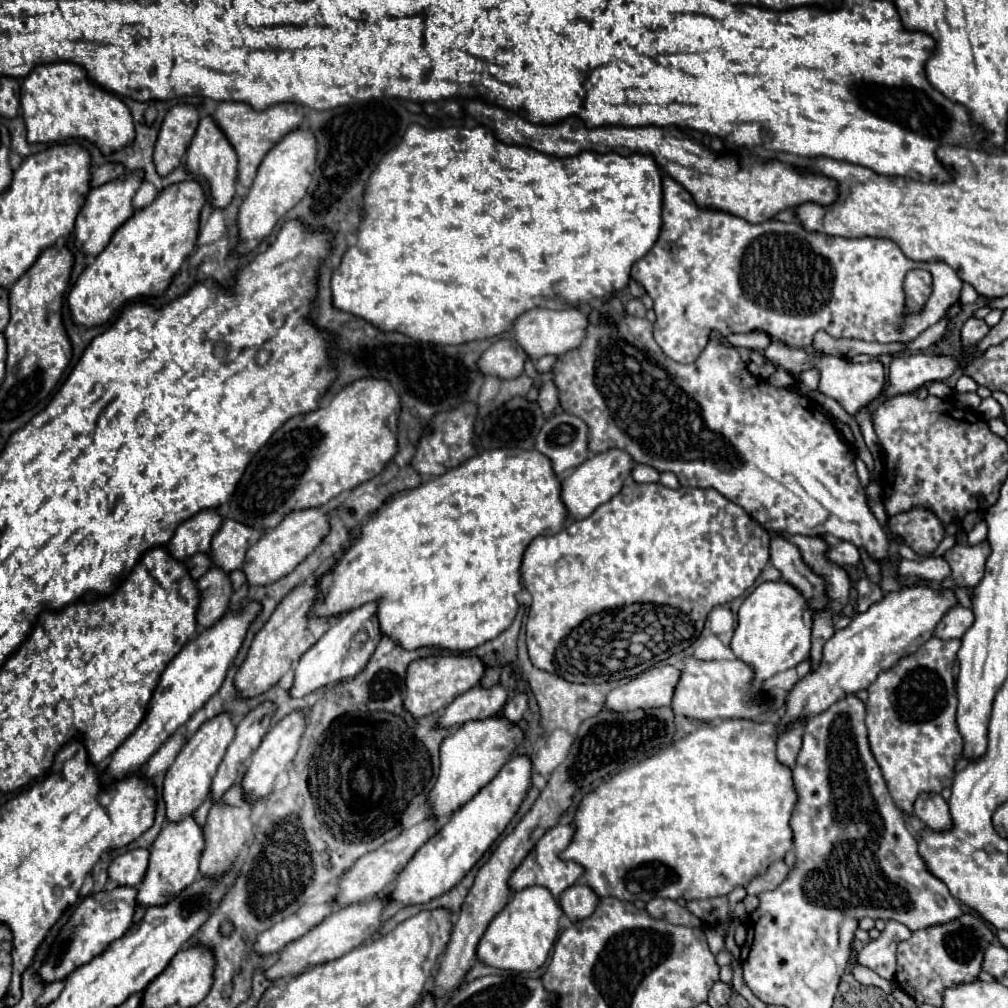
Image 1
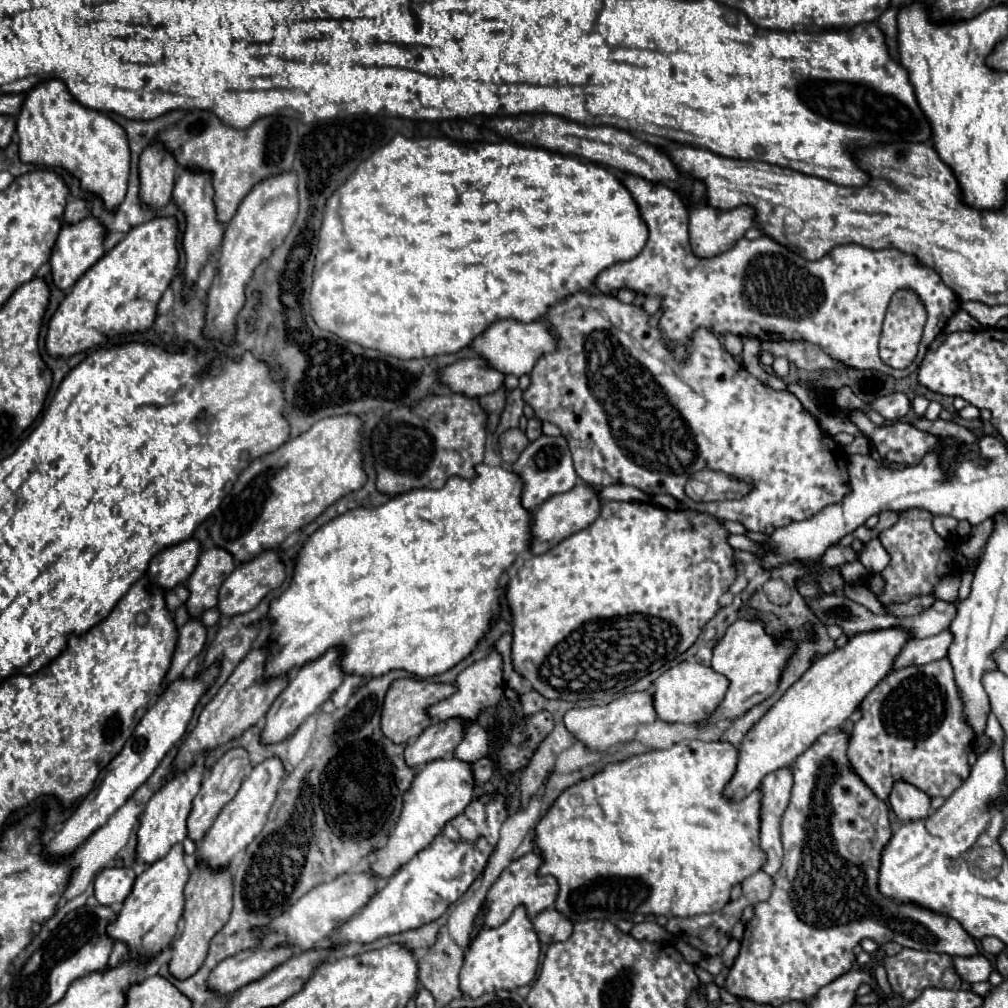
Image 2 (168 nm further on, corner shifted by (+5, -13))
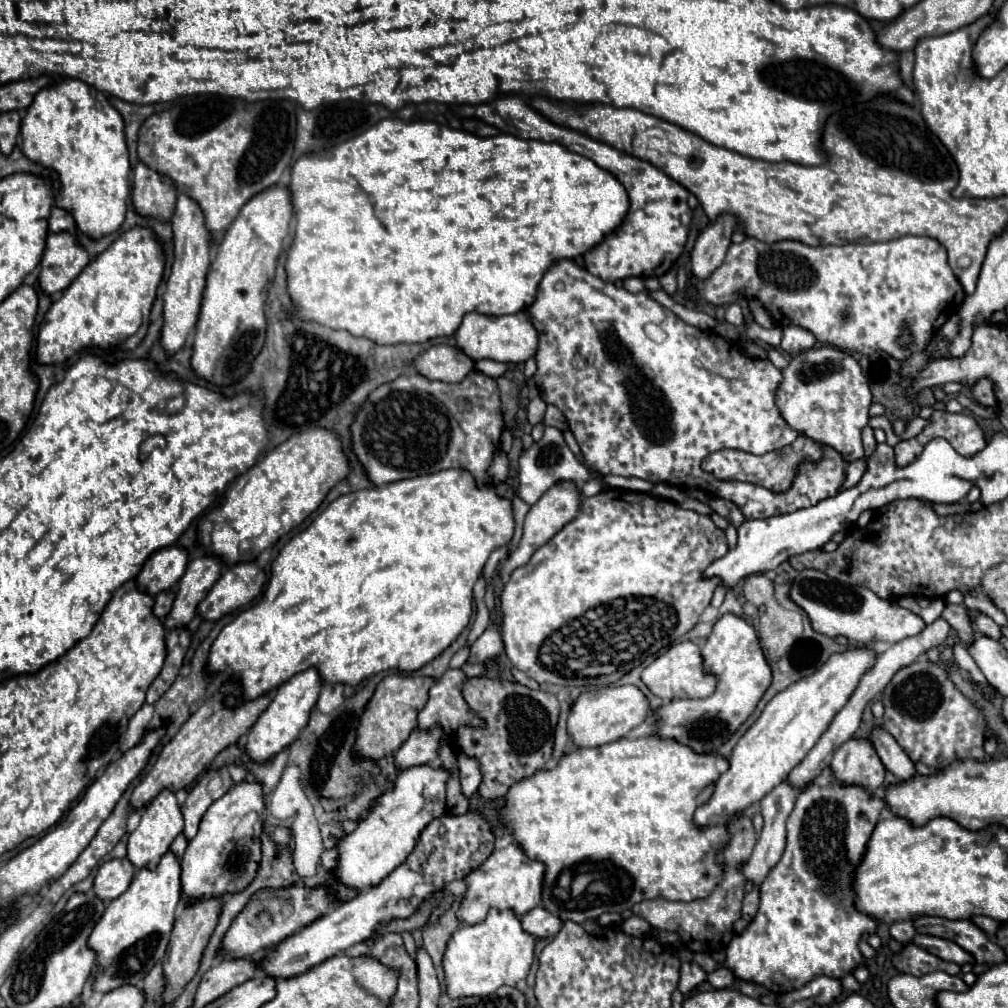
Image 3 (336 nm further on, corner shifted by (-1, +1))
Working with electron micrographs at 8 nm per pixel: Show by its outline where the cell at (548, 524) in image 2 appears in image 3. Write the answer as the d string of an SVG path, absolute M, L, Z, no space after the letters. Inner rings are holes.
M558 481L552 489L548 489L528 511L526 521L524 521L524 535L522 541L518 545L518 549L508 557L508 561L502 565L504 573L512 573L516 567L526 565L528 559L532 557L532 553L542 547L544 543L548 543L568 521L572 521L582 509L582 493L576 487L574 481Z

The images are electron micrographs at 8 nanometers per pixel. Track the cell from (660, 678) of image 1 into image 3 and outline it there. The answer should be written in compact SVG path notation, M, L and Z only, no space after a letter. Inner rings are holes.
M612 685L596 691L582 693L570 709L568 733L578 747L600 747L618 741L628 735L636 725L640 725L650 715L650 701L634 685Z

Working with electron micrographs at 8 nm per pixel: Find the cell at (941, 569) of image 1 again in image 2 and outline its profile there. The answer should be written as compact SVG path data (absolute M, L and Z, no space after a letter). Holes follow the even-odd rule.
M852 561L852 563L846 563L846 565L840 567L840 575L850 583L850 581L864 579L868 575L868 571L866 571L866 567L860 561Z

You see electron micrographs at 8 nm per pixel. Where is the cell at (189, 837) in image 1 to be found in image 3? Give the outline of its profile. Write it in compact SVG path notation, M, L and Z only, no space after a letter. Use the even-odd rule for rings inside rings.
M168 851L156 869L138 869L130 887L118 899L110 901L104 917L96 923L96 929L88 939L88 945L92 945L98 955L100 971L94 983L96 991L106 993L126 983L142 985L150 973L150 967L164 957L174 927L176 905L182 895L180 875L180 859Z

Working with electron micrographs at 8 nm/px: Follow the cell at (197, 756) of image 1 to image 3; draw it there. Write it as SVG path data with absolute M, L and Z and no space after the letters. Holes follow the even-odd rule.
M162 789L158 797L144 807L140 825L136 827L134 833L128 837L128 859L134 863L136 869L148 867L154 869L160 861L160 857L170 849L174 837L184 829L184 817L176 799L176 793L172 789Z

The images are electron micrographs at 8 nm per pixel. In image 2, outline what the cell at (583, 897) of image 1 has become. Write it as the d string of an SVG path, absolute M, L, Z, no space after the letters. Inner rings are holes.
M546 909L532 919L532 927L540 943L550 945L554 941L566 941L572 933L572 923L556 909Z

